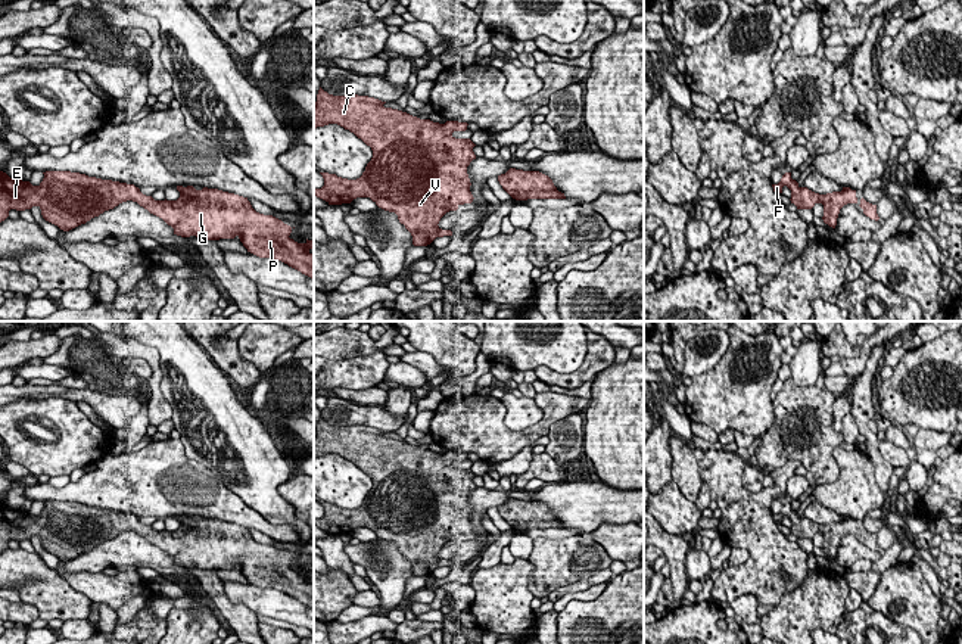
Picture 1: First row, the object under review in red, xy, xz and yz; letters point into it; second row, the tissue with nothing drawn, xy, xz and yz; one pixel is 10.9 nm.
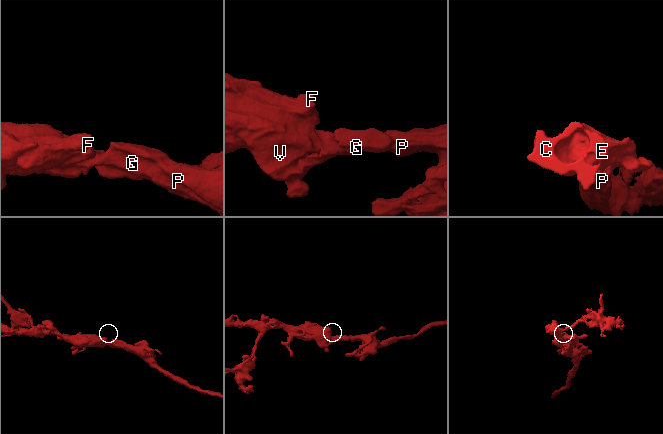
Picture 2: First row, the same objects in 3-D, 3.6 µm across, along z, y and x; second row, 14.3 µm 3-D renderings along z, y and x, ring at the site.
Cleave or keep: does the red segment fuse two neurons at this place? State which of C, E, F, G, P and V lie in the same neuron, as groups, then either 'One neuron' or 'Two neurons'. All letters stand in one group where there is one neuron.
Groups: C E F G P V. One neuron

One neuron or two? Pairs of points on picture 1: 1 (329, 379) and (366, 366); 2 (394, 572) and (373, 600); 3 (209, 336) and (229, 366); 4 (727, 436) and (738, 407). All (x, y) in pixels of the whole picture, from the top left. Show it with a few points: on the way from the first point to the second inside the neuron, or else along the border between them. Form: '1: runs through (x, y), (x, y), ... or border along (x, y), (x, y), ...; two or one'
1: runs through (338, 373), (357, 373); one
2: border along (380, 597), (380, 604), (376, 609); two
3: runs through (217, 344), (227, 358); one
4: border along (732, 429), (724, 429), (718, 434); two

